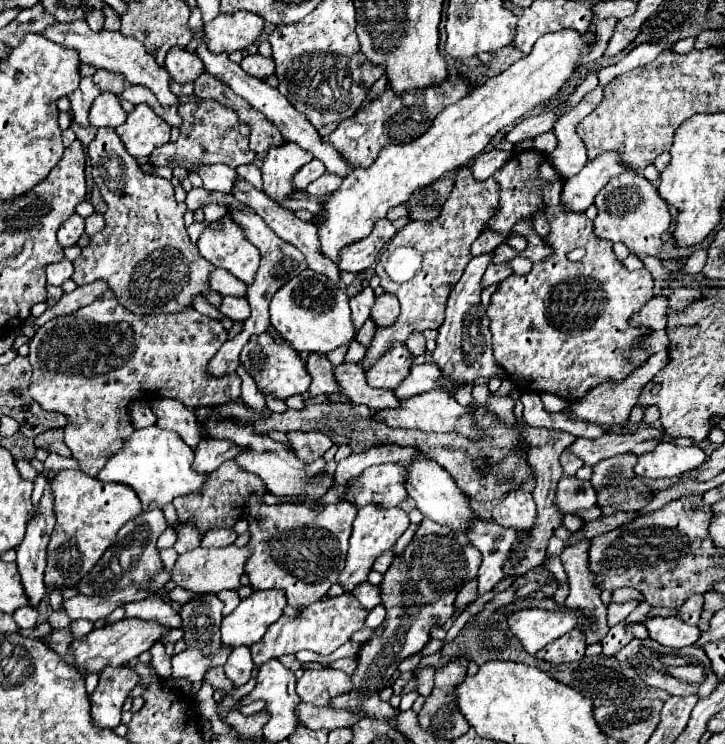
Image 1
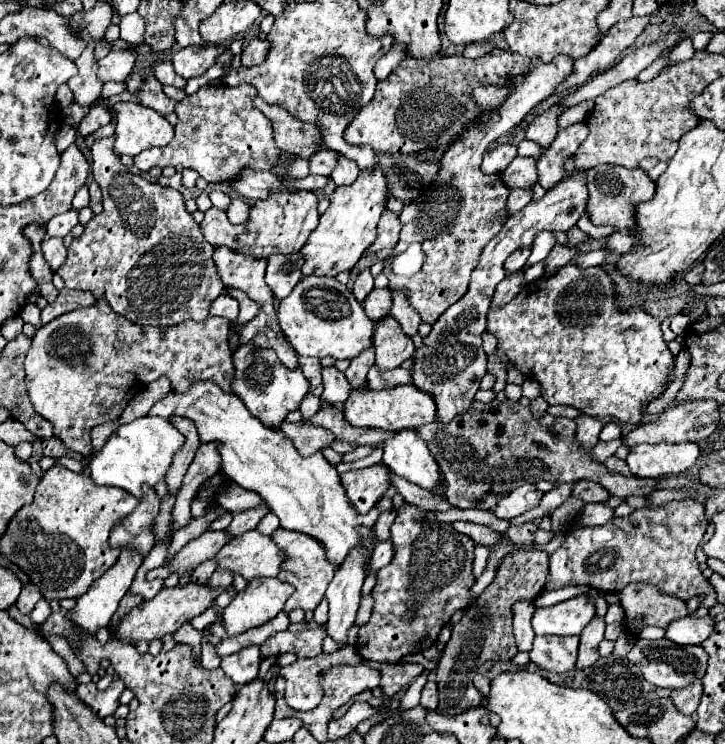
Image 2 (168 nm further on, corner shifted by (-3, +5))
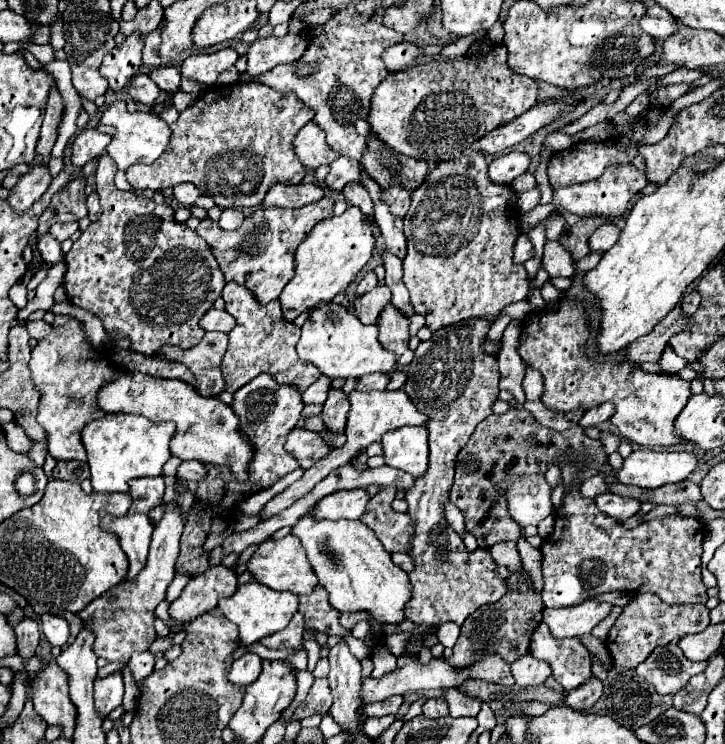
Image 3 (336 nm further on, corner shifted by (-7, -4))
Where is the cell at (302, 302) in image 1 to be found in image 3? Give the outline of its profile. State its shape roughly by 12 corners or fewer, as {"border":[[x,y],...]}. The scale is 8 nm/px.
{"border":[[320,302],[296,352],[330,378],[392,372],[378,326]]}

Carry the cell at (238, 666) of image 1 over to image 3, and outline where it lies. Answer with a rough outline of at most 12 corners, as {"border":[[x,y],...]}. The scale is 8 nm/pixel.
{"border":[[244,654],[232,662],[232,684],[248,686],[262,672],[258,654]]}

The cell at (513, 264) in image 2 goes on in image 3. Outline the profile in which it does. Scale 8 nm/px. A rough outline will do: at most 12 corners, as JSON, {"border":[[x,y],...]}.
{"border":[[518,236],[514,264],[524,264],[534,256],[528,236]]}

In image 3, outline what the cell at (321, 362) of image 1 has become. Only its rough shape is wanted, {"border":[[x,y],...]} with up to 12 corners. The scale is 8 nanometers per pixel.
{"border":[[330,388],[322,406],[324,426],[344,432],[348,396]]}

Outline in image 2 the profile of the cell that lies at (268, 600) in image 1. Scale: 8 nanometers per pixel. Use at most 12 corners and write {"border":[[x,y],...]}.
{"border":[[252,579],[224,609],[228,635],[274,619],[294,587]]}

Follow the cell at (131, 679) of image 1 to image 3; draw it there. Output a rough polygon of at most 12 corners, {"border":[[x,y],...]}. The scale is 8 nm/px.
{"border":[[120,672],[94,682],[94,704],[106,718],[122,704]]}

